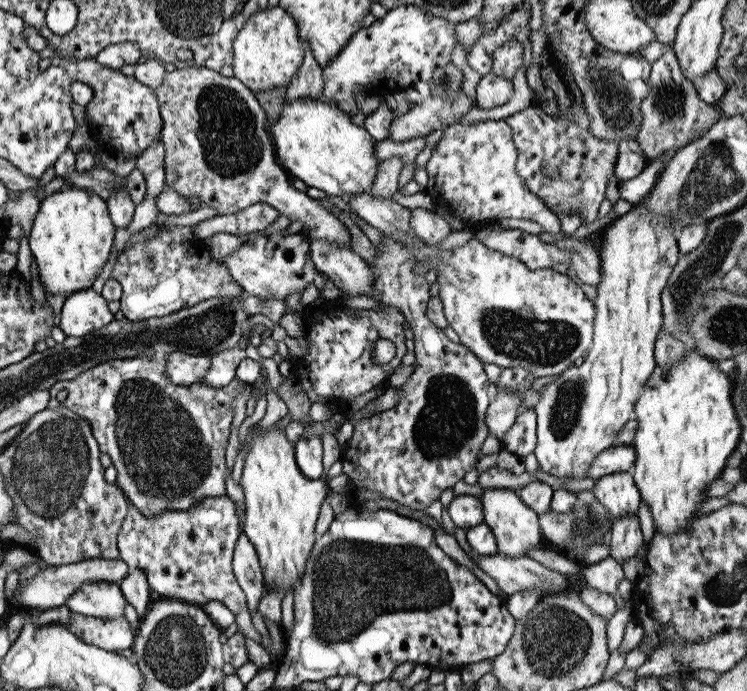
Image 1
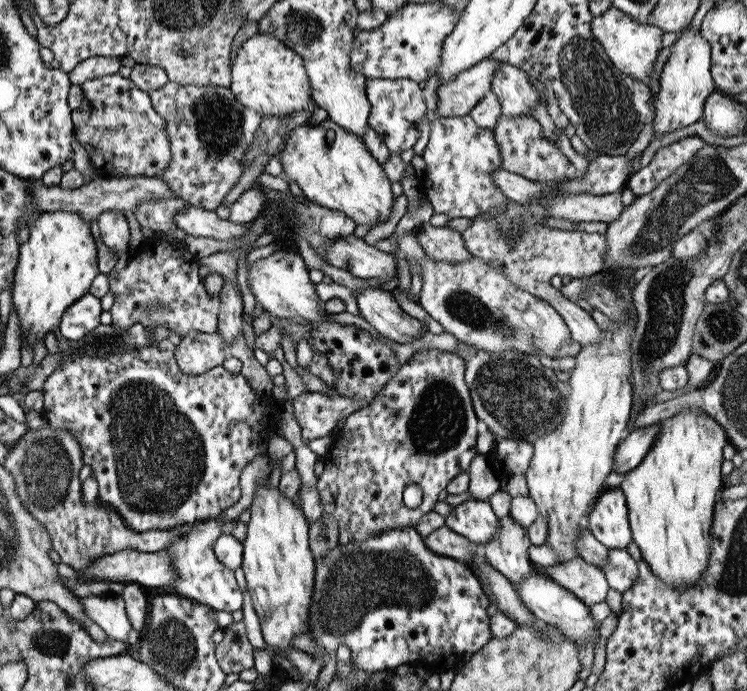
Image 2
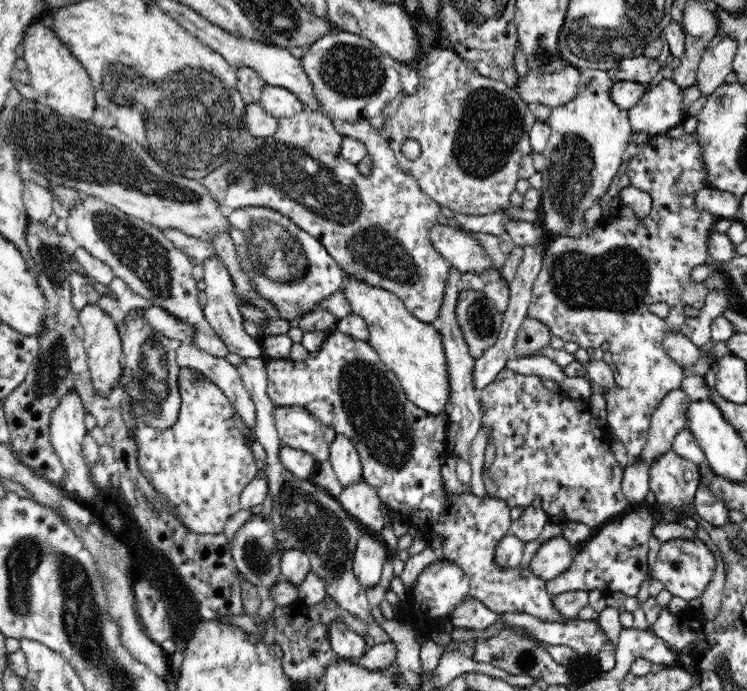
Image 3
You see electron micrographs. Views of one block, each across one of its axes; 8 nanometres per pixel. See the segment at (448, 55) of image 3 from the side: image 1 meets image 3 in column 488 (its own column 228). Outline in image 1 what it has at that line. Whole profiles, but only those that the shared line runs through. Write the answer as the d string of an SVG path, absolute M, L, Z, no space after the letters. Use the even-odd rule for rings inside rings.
M169 67L167 72L165 72L165 77L161 85L154 90L157 102L158 102L158 111L160 117L162 118L162 127L160 130L160 141L163 143L164 153L163 153L163 172L164 172L164 187L168 186L171 190L174 190L177 194L189 199L196 196L199 198L201 205L209 206L217 212L217 215L227 215L239 212L243 208L247 208L250 204L257 204L258 202L264 202L269 206L272 206L273 209L277 209L279 215L284 216L289 219L291 223L301 222L302 232L309 241L311 240L324 240L327 244L336 244L337 246L342 246L343 248L349 247L351 244L351 237L349 237L349 231L343 222L340 222L329 210L325 210L319 205L319 200L311 199L305 193L297 191L291 185L291 176L280 166L280 163L277 161L276 154L274 153L274 144L272 143L271 136L269 135L265 113L263 109L260 108L257 99L254 97L249 89L247 89L239 80L236 80L234 77L225 78L205 67L186 67L183 69L174 69Z

